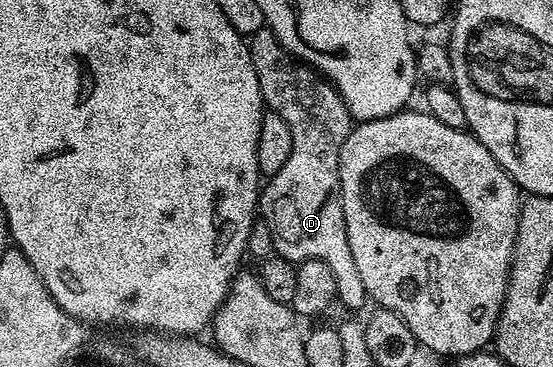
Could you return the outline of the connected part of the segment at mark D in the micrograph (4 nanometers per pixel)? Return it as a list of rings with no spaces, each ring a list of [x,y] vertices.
[[[262,30],[250,37],[252,60],[254,69],[258,73],[258,85],[262,89],[264,106],[267,110],[278,113],[282,121],[286,121],[290,129],[290,158],[278,173],[274,173],[263,184],[259,214],[269,226],[272,234],[272,250],[281,259],[289,259],[297,265],[305,259],[321,259],[330,265],[330,273],[336,278],[336,293],[339,306],[349,307],[356,311],[363,303],[369,302],[366,289],[362,285],[362,276],[358,274],[358,265],[354,265],[354,253],[350,253],[350,241],[346,237],[346,221],[342,213],[340,200],[340,154],[342,141],[351,133],[354,120],[342,97],[336,92],[335,87],[313,67],[295,59],[287,49],[281,45],[270,30]]]

